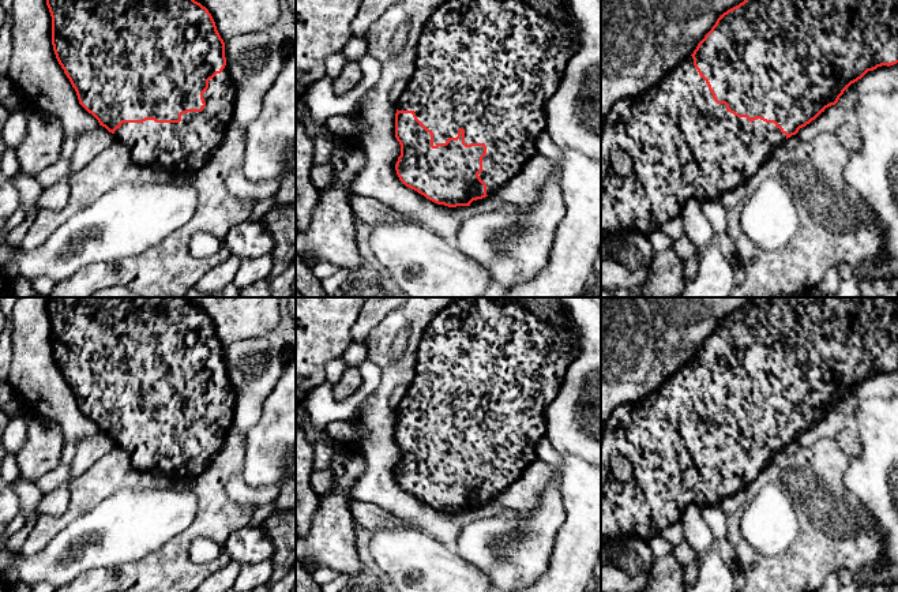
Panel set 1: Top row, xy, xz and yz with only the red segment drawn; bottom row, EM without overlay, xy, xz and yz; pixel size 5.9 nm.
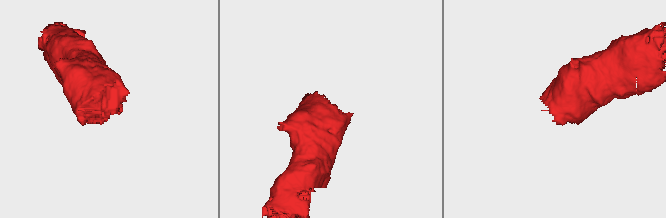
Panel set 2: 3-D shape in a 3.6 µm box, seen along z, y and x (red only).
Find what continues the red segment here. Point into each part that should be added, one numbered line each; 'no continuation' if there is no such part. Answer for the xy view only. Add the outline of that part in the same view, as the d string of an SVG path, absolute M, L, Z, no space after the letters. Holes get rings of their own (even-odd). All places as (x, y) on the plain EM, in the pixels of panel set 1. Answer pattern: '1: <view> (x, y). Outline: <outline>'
1: xy (183, 453). Outline: M228 372L208 386L208 394L203 398L206 412L202 417L188 417L181 420L180 428L123 428L114 436L116 446L129 454L136 469L165 473L179 484L188 484L198 477L221 450L226 434L232 427L236 391Z

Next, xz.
1: xz (487, 368). Outline: M454 297L451 304L440 311L428 325L420 338L417 351L416 374L412 385L407 387L405 397L395 409L398 416L413 416L417 424L433 438L433 452L446 449L448 443L456 443L458 435L465 435L465 449L484 449L486 460L482 464L482 477L478 479L486 490L486 501L492 502L497 492L501 492L510 484L516 482L525 469L537 460L536 446L545 436L545 408L555 400L564 379L568 364L574 360L574 331L566 330L557 325L541 319L531 312L523 303L508 297L507 300L495 297Z

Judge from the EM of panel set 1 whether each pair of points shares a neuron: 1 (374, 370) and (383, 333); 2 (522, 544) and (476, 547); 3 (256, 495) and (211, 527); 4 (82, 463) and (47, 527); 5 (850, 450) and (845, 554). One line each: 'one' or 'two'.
1: two
2: one
3: two
4: two
5: two

